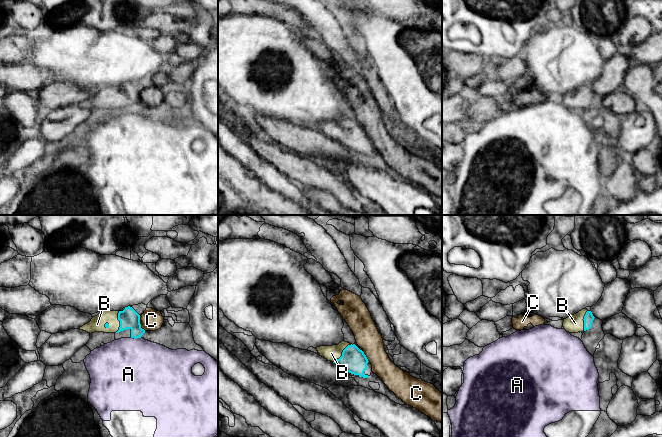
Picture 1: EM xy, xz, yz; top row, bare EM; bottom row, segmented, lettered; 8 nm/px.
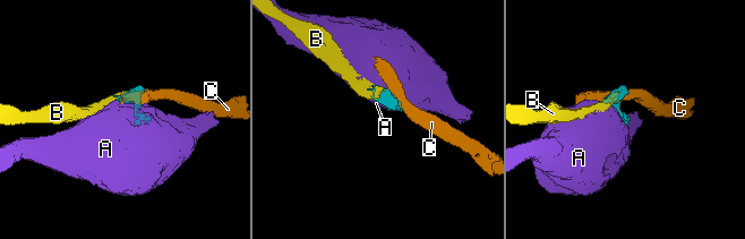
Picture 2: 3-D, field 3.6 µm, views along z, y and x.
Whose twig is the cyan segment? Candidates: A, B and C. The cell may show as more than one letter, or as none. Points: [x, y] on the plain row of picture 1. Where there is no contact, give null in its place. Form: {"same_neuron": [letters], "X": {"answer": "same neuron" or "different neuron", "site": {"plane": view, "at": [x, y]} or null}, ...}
{"same_neuron": ["B"], "A": {"answer": "different neuron", "site": {"plane": "xy", "at": [136, 113]}}, "B": {"answer": "same neuron", "site": {"plane": "xz", "at": [342, 129]}}, "C": {"answer": "different neuron", "site": {"plane": "xy", "at": [140, 100]}}}

